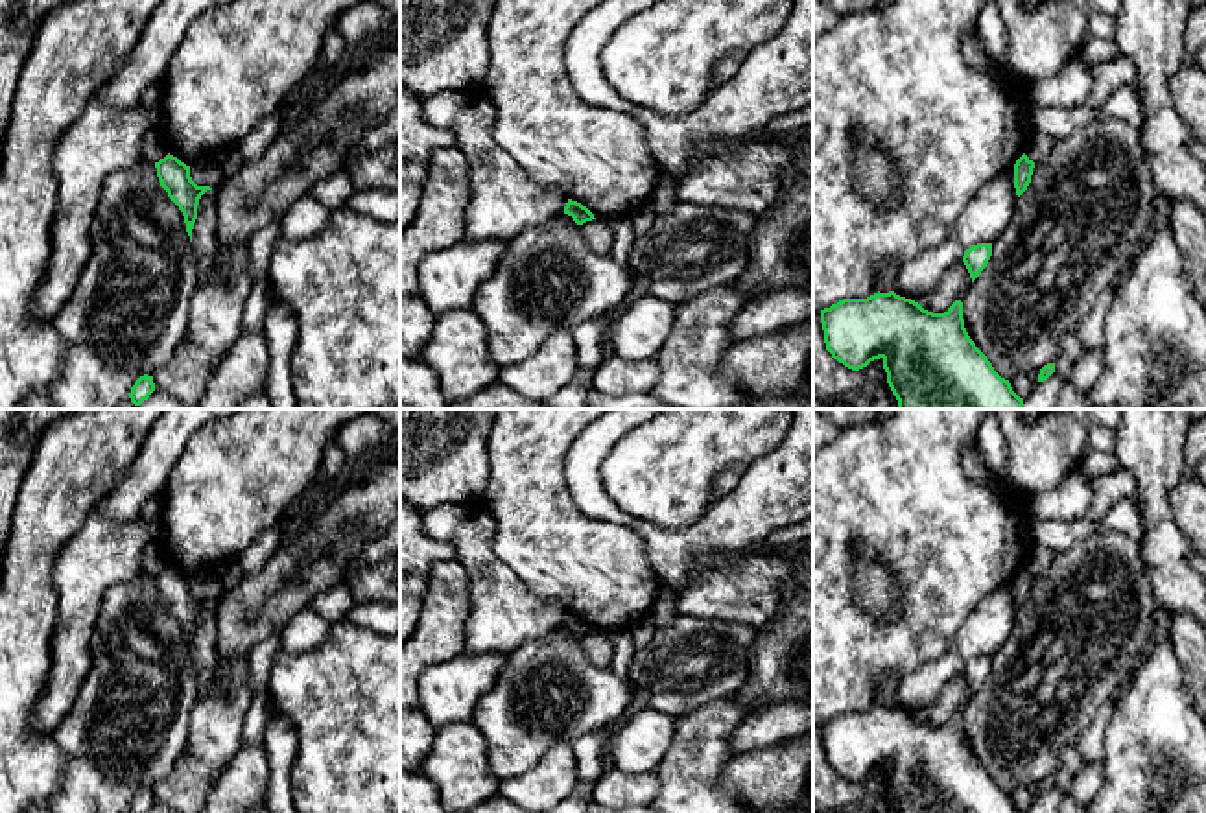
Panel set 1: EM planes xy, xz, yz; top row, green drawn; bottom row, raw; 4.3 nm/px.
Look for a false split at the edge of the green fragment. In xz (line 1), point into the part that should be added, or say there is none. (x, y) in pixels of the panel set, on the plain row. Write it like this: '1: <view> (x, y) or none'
1: none

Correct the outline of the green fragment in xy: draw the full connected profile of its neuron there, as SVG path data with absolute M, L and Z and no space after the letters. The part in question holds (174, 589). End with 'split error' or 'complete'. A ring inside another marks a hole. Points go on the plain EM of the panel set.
M166 568L159 575L155 575L157 590L160 594L160 599L168 605L168 610L179 619L179 623L184 629L186 645L192 654L192 642L197 632L197 618L201 608L207 603L212 603L210 599L197 599L190 590L190 579L181 575L173 568Z; complete

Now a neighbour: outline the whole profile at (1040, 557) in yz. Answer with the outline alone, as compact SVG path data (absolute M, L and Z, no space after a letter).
M1031 544L1025 568L1029 570L1029 573L1038 575L1053 562L1053 559L1055 559L1053 549L1040 544Z

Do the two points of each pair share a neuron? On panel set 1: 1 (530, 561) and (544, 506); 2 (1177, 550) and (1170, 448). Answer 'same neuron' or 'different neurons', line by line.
1: same neuron
2: same neuron

